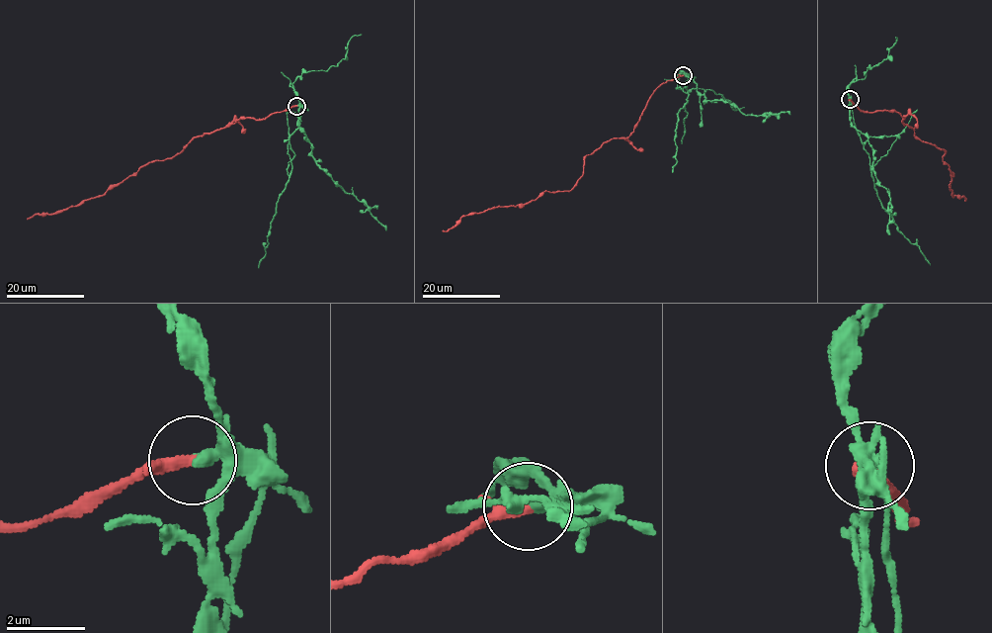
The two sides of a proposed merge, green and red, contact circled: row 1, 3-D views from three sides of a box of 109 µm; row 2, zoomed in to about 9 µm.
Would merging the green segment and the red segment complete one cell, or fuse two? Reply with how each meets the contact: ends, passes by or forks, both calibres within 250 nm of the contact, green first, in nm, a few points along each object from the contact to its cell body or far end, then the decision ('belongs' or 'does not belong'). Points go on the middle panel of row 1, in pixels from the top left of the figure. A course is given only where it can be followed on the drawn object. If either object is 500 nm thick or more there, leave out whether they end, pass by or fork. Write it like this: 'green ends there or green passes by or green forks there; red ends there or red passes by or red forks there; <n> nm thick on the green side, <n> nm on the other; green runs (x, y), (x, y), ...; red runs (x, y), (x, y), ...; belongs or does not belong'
green passes by; red passes by; 220 nm thick on the green side, 220 nm on the other; green runs (683, 75), (688, 80), (681, 86), (688, 101), (677, 115), (677, 161), (672, 172); red runs (683, 75), (661, 83), (628, 136), (612, 138), (585, 156), (570, 190), (468, 214), (443, 230); does not belong

